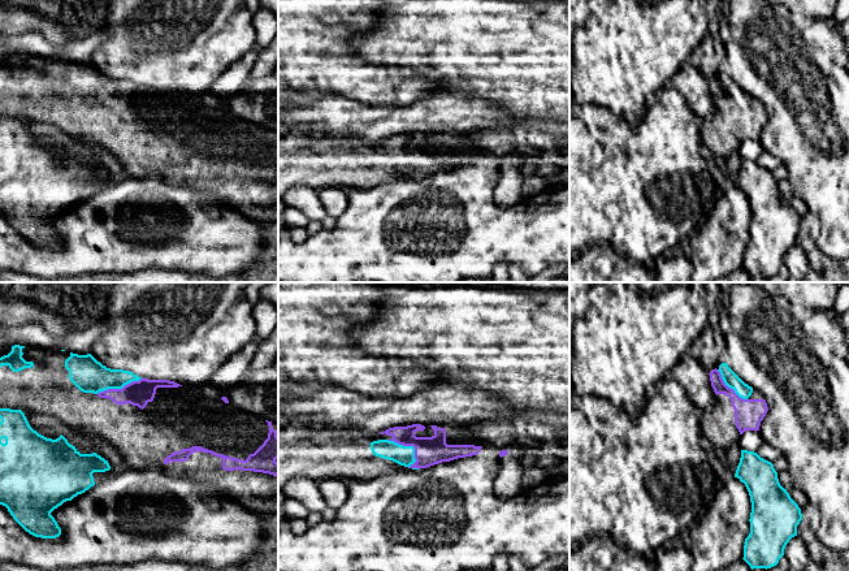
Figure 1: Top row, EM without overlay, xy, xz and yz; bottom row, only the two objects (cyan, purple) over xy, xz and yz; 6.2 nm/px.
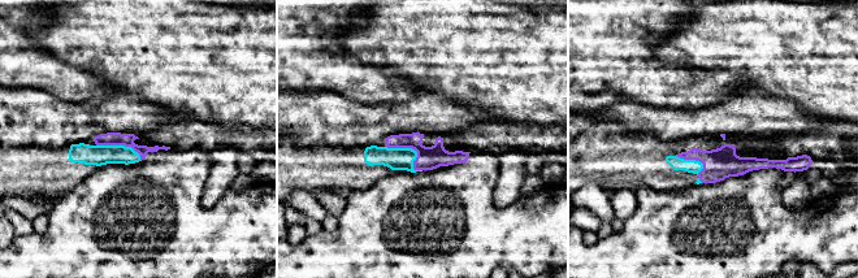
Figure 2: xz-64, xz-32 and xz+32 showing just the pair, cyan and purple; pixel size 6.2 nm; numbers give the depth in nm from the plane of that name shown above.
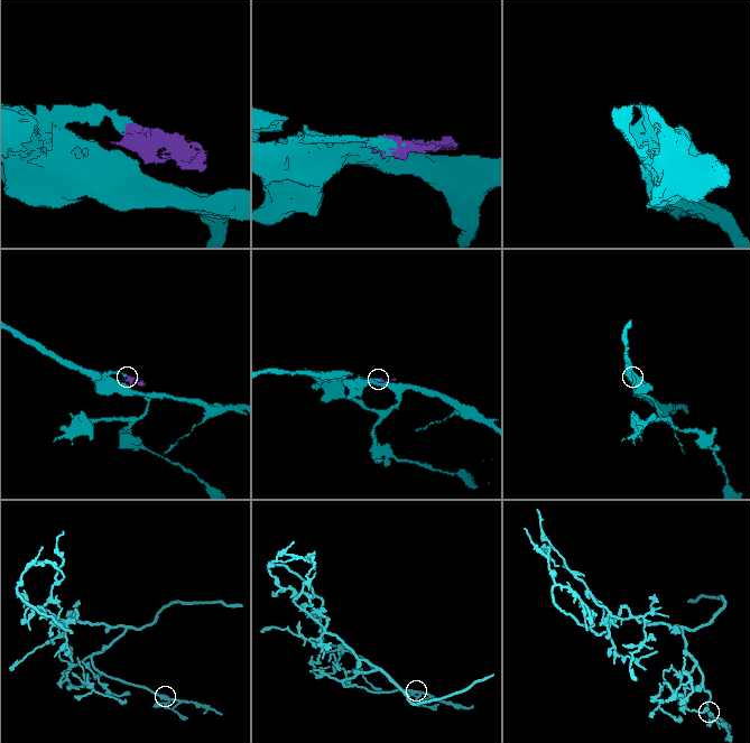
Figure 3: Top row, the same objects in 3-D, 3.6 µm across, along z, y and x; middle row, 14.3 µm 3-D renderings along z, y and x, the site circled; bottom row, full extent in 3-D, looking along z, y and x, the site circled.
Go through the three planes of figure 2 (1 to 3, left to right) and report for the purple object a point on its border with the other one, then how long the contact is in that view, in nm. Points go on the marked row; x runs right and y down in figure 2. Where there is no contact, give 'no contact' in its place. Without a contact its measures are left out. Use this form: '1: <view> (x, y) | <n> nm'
1: xz-64 (121, 146) | 300 nm
2: xz-32 (411, 148) | 280 nm
3: xz+32 (692, 160) | 190 nm

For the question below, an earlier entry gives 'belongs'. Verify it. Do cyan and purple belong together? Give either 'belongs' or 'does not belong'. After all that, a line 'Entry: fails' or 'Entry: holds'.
does not belong
Entry: fails

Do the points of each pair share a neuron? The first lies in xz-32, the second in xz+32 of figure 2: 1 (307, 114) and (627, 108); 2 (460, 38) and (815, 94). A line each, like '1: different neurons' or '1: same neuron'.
1: same neuron
2: same neuron

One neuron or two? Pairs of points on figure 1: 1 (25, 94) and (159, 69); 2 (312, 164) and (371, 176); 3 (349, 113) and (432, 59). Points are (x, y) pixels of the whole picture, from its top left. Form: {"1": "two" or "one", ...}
{"1": "two", "2": "one", "3": "two"}

